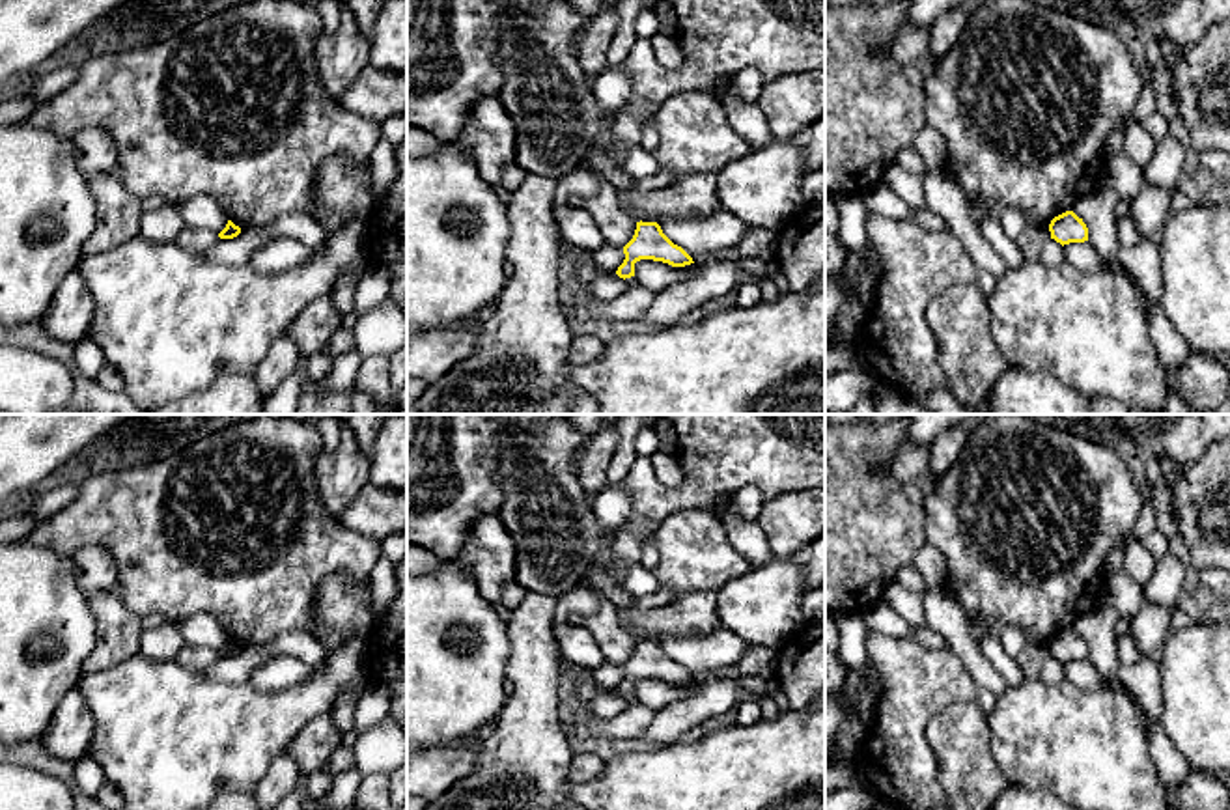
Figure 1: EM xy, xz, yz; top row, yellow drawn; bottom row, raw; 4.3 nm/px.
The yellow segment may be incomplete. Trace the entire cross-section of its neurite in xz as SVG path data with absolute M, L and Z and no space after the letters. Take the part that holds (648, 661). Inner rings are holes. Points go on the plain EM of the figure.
M636 640L633 657L623 664L625 677L618 685L620 696L635 694L635 681L640 677L663 679L672 685L685 685L694 681L692 676L678 663L674 663L657 640Z

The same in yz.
M1066 629L1055 635L1049 642L1051 657L1056 661L1069 663L1069 661L1084 661L1088 659L1088 646L1073 629Z

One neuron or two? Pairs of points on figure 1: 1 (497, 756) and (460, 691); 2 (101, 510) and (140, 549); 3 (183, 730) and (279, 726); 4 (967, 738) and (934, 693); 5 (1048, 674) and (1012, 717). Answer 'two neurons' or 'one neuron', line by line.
1: two neurons
2: one neuron
3: one neuron
4: two neurons
5: two neurons

